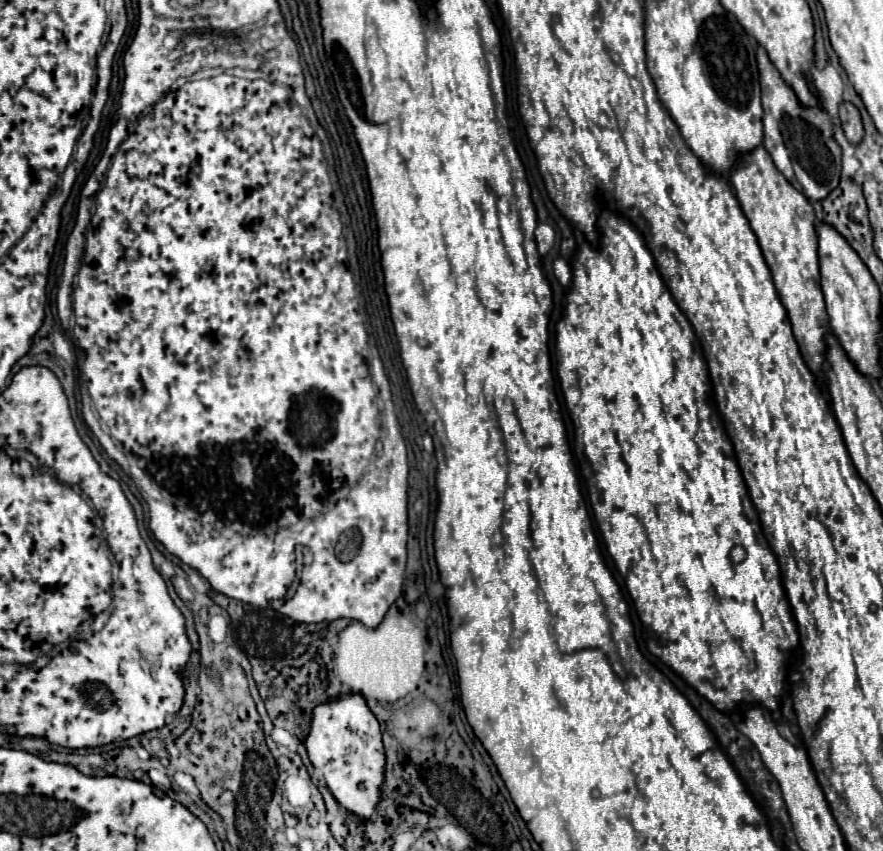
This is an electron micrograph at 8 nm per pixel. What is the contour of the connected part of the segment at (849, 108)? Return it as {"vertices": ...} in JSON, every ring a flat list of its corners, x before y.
{"vertices":[[841,103,839,117,841,117,847,141,851,145,859,145,863,139,863,123,861,123,861,115,859,115,857,107,853,103]]}

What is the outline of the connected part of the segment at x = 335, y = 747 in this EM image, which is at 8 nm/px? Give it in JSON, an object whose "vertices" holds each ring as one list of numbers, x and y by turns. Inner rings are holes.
{"vertices":[[349,695,333,703,323,703,313,709,311,731,305,747,311,763,323,773,333,797,351,813,361,819,369,819,375,813,379,801,379,789,383,783,385,751,381,743,381,729,375,715,369,711,361,695]]}

